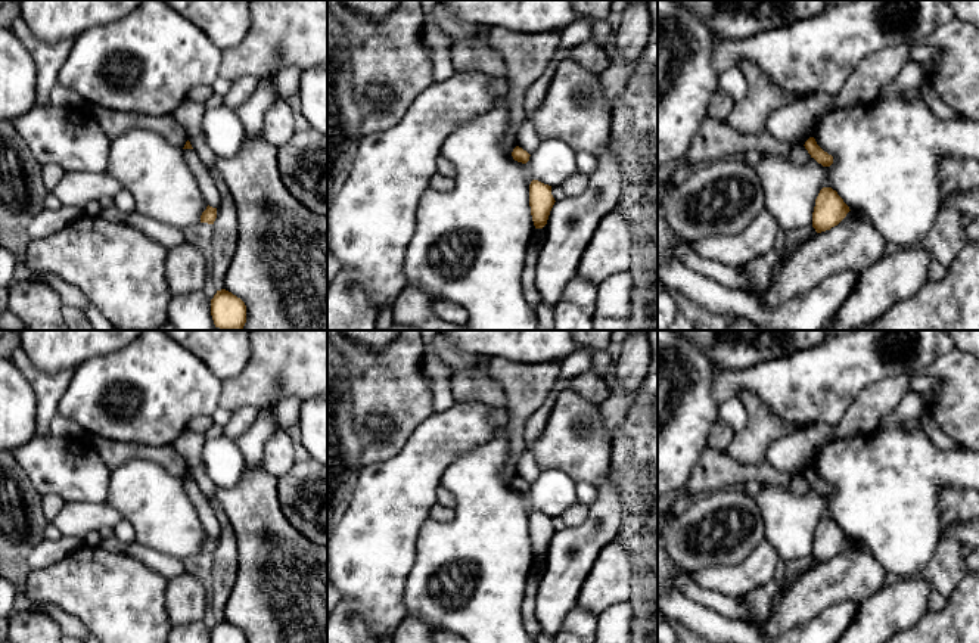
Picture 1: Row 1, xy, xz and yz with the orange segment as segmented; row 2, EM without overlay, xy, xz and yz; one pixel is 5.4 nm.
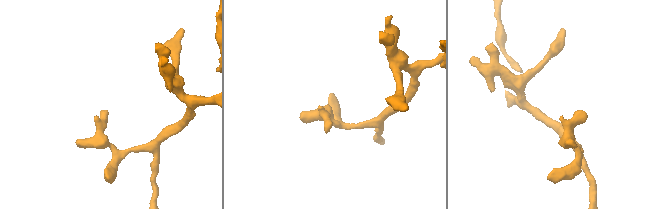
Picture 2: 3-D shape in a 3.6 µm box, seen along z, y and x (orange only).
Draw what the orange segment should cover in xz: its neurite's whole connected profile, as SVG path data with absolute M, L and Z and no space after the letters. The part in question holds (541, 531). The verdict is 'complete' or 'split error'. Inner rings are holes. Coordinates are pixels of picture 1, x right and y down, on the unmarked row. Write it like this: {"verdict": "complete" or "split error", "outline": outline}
{"verdict": "complete", "outline": "M532 510L529 515L529 537L535 559L543 559L547 555L550 541L554 535L551 525L551 516L538 510Z"}

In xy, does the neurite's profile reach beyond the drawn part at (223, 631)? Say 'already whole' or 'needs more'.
already whole

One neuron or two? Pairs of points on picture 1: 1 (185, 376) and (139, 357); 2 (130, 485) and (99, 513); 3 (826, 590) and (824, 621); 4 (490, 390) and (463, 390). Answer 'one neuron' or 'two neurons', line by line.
1: one neuron
2: two neurons
3: two neurons
4: one neuron

